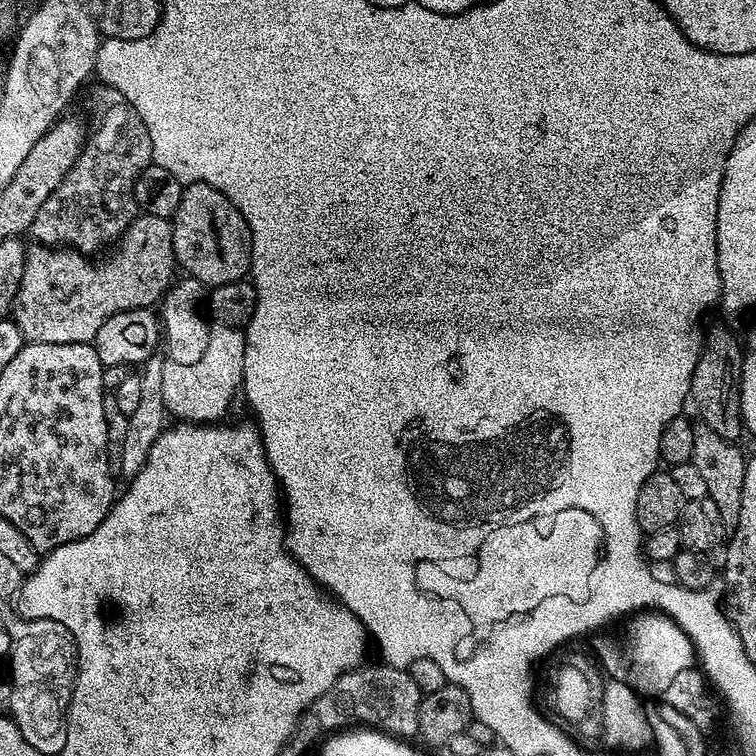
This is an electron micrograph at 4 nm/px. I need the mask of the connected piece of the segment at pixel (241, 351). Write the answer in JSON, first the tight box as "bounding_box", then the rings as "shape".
{"bounding_box":[162,323,245,423],"shape":[[[213,323],[210,326],[210,337],[207,342],[207,350],[202,358],[193,365],[183,365],[167,359],[162,370],[162,400],[165,411],[172,417],[176,416],[182,422],[189,423],[217,423],[225,419],[226,412],[238,391],[243,385],[245,366],[245,336],[238,328],[225,324]]]}

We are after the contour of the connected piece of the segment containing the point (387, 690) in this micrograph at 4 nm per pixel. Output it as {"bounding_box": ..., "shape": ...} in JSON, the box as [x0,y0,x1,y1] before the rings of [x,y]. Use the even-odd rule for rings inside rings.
{"bounding_box":[306,662,422,738],"shape":[[[387,662],[379,663],[344,672],[324,696],[316,699],[306,712],[306,724],[308,720],[314,735],[324,738],[353,726],[376,729],[397,738],[415,737],[419,733],[422,693],[418,682],[414,682],[405,669],[394,668]]]}

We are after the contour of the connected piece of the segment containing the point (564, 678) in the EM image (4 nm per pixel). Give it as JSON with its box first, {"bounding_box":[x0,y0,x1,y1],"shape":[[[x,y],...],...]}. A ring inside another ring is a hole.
{"bounding_box":[538,644,606,754],"shape":[[[572,644],[568,648],[562,648],[564,654],[554,666],[544,668],[544,688],[540,690],[542,699],[538,703],[540,713],[556,729],[562,730],[571,741],[590,754],[600,744],[600,684],[602,684],[602,668],[606,668],[604,662],[592,662],[594,656],[604,656],[602,650],[596,650],[596,646],[586,648],[582,644]]]}

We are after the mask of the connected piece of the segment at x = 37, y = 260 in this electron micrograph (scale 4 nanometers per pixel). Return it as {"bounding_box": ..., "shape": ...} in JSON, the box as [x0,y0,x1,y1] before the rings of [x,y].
{"bounding_box":[10,214,177,344],"shape":[[[147,214],[137,215],[132,221],[132,225],[126,229],[123,236],[120,237],[115,245],[116,253],[109,260],[96,260],[100,258],[89,258],[85,253],[78,252],[63,246],[32,246],[28,248],[28,257],[26,266],[22,270],[22,282],[16,295],[16,303],[10,313],[11,319],[15,320],[18,330],[22,330],[25,341],[29,344],[92,344],[95,341],[102,322],[122,310],[134,310],[135,308],[152,308],[163,297],[164,293],[172,287],[174,275],[172,271],[177,271],[176,255],[172,245],[172,225],[168,220],[163,220],[157,216]]]}

